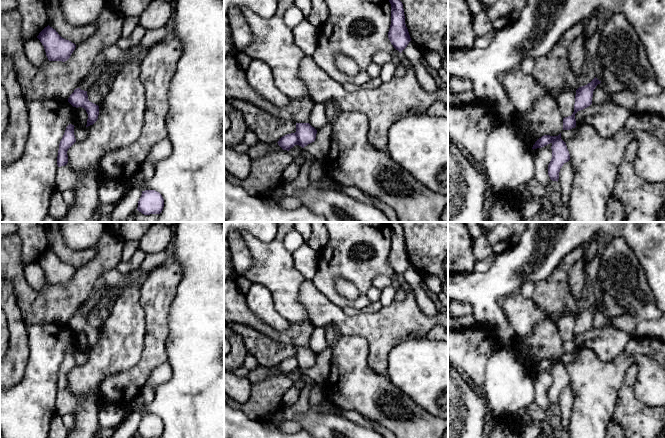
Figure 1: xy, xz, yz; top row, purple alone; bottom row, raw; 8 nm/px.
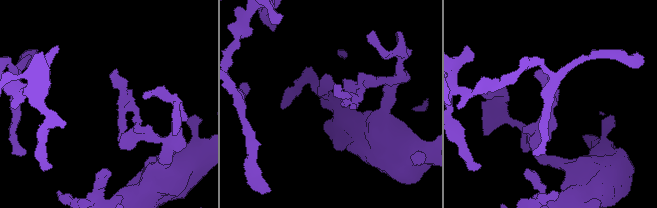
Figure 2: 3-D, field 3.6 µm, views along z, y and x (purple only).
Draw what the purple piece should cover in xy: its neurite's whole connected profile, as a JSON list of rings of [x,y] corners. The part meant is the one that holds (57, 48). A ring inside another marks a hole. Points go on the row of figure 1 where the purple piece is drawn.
[[[45,27],[37,36],[44,46],[49,61],[67,61],[76,45],[69,40],[62,38],[58,32],[50,27]]]

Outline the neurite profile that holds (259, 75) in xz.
[[[252,59],[245,73],[249,85],[273,105],[283,107],[290,102],[291,98],[275,85],[271,68],[264,61]]]

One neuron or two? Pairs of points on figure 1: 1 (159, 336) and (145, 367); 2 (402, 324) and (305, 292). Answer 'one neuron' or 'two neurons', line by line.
1: one neuron
2: one neuron

